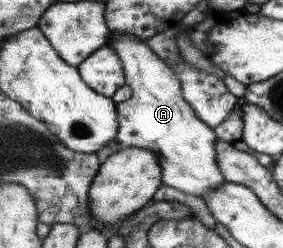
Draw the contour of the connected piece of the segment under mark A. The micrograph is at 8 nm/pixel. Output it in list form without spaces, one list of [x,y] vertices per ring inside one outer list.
[[[110,32],[110,38],[106,45],[116,51],[116,55],[122,61],[124,69],[125,84],[130,86],[133,95],[126,102],[116,103],[118,113],[118,133],[114,141],[107,145],[102,155],[115,154],[126,148],[144,148],[156,154],[158,163],[162,170],[162,184],[176,188],[190,194],[191,196],[202,197],[210,190],[225,184],[222,172],[218,167],[216,158],[217,136],[211,126],[204,124],[195,113],[195,110],[184,100],[182,96],[182,86],[179,78],[176,78],[174,70],[169,67],[164,60],[160,59],[156,53],[146,44],[146,41],[124,32]]]

